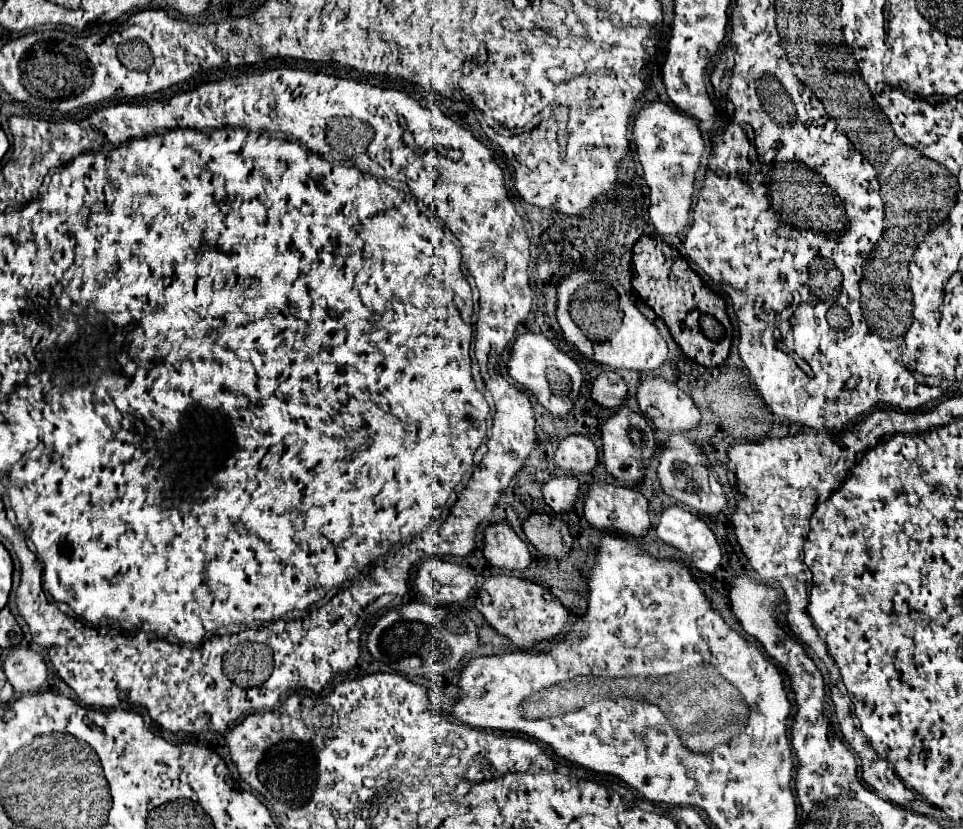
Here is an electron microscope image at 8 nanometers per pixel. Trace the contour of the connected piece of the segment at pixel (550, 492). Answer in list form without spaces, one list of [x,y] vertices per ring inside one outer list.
[[[555,477],[547,485],[543,485],[545,503],[555,513],[569,513],[579,497],[579,481],[575,477]]]

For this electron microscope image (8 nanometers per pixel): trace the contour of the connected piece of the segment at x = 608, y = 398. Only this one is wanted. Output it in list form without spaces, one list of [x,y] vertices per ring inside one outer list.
[[[603,371],[591,385],[591,397],[605,409],[619,409],[627,399],[627,383],[615,371]]]

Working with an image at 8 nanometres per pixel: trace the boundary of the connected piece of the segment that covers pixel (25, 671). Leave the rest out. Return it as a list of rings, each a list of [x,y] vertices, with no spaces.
[[[11,649],[3,671],[13,689],[21,695],[39,693],[47,685],[47,665],[43,657],[31,649]]]

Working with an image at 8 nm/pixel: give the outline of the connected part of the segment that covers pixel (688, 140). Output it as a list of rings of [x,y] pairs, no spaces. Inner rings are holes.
[[[651,103],[643,107],[635,115],[633,127],[639,161],[645,169],[645,181],[651,189],[648,216],[651,217],[661,237],[677,235],[689,223],[689,211],[695,191],[695,175],[701,165],[701,155],[705,149],[703,135],[693,119],[667,107],[665,103]]]

